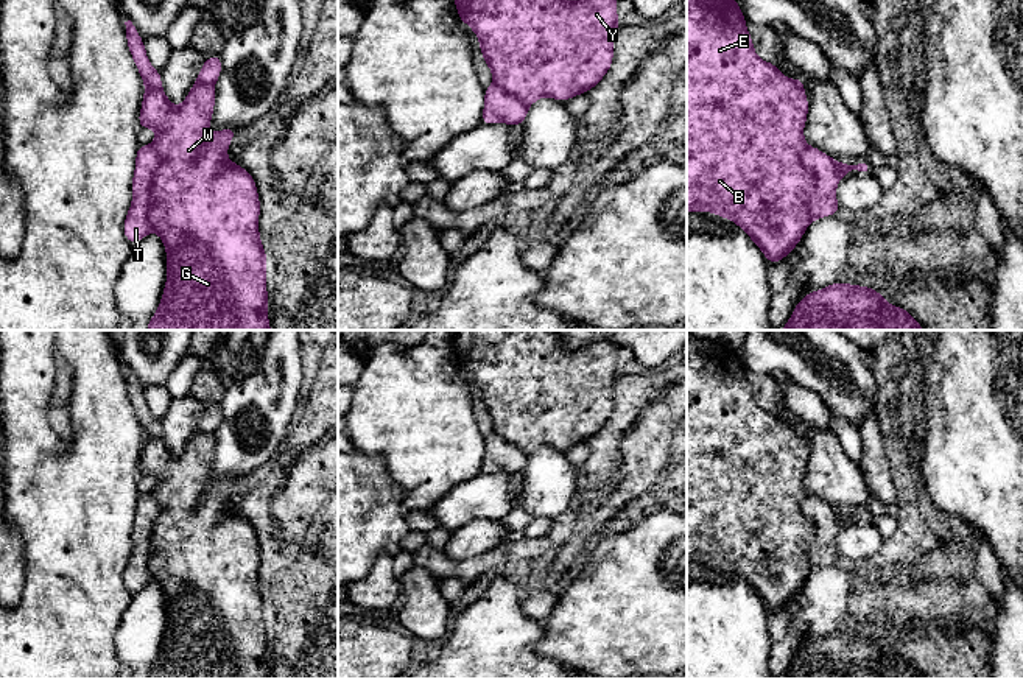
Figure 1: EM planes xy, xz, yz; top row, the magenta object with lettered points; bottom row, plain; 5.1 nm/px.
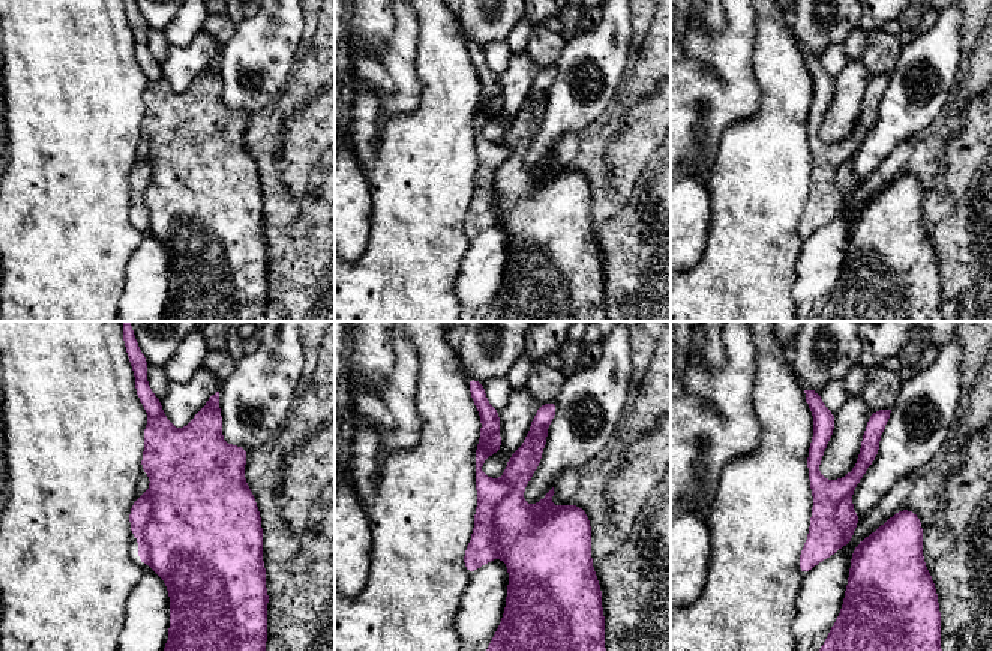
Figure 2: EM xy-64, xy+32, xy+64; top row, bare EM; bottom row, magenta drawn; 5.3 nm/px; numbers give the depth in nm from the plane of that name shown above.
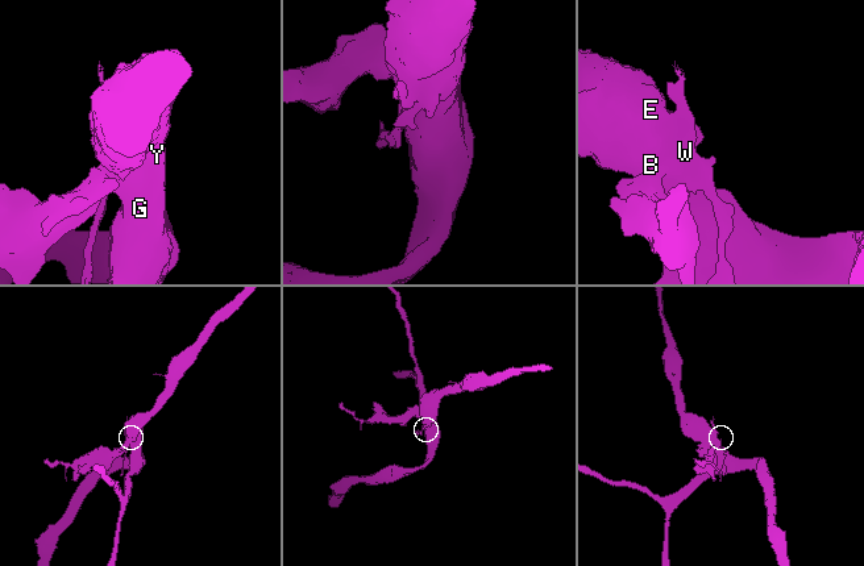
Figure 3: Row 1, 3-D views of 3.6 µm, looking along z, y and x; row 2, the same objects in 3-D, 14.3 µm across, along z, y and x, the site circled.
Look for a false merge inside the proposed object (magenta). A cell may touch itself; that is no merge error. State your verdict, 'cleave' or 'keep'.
cleave

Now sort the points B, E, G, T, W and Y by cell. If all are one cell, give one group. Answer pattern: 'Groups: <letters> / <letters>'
Groups: B E G W Y / T

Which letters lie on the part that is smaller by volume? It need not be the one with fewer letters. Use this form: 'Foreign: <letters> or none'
Foreign: T

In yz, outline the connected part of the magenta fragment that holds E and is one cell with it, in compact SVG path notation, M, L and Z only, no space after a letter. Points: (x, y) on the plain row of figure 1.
M687 330L687 561L701 559L716 562L719 567L730 567L758 595L768 612L777 612L799 593L811 572L813 523L800 512L800 505L807 497L803 477L808 466L808 447L805 439L785 425L774 411L766 411L755 403L746 372L740 352L732 346L722 340L699 340Z

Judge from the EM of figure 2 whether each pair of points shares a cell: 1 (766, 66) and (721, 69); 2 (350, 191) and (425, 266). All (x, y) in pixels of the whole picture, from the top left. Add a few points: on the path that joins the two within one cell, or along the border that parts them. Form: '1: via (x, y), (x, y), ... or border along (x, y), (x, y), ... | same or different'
1: border along (754, 33), (752, 71), (760, 102) | different
2: border along (363, 177), (371, 198), (371, 233), (366, 246) | different

